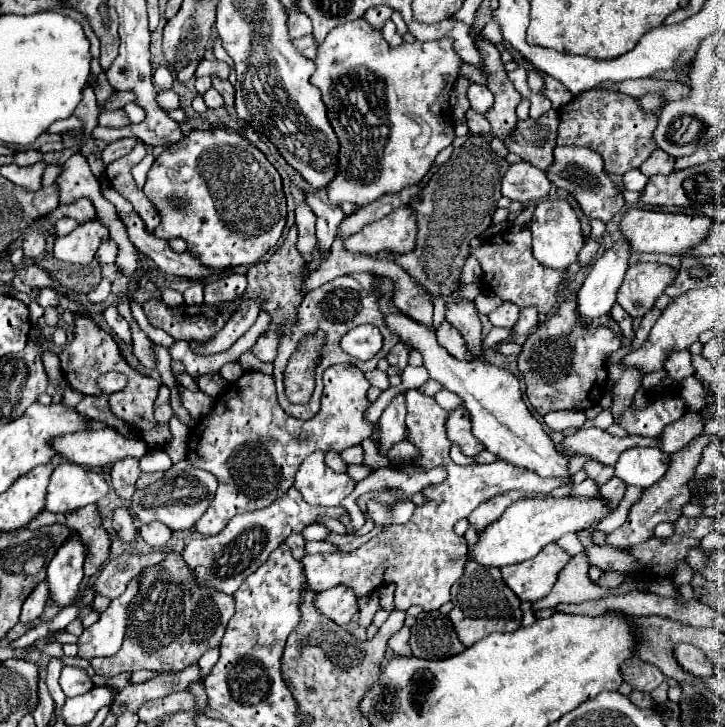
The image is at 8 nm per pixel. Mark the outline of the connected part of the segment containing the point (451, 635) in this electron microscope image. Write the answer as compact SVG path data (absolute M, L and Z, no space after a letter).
M422 611L416 617L410 633L410 647L414 657L428 661L448 659L466 649L458 641L450 619L440 611Z

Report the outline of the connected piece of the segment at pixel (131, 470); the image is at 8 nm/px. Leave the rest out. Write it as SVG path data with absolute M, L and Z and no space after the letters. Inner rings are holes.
M122 459L122 461L116 461L112 465L112 471L110 471L110 481L112 481L112 487L116 491L116 495L120 499L130 499L130 495L134 493L134 487L136 487L136 481L140 477L140 469L138 469L138 459Z

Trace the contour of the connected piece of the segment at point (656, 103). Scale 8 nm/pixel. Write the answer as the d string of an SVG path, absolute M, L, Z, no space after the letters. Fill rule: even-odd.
M646 95L646 97L638 97L640 105L644 111L650 111L650 113L658 113L656 109L660 107L660 97L658 95Z

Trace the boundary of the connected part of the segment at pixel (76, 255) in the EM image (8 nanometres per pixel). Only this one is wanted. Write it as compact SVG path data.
M86 221L80 223L74 231L70 231L64 237L56 237L54 243L54 257L68 263L80 263L88 265L98 247L110 239L108 229L100 221Z

